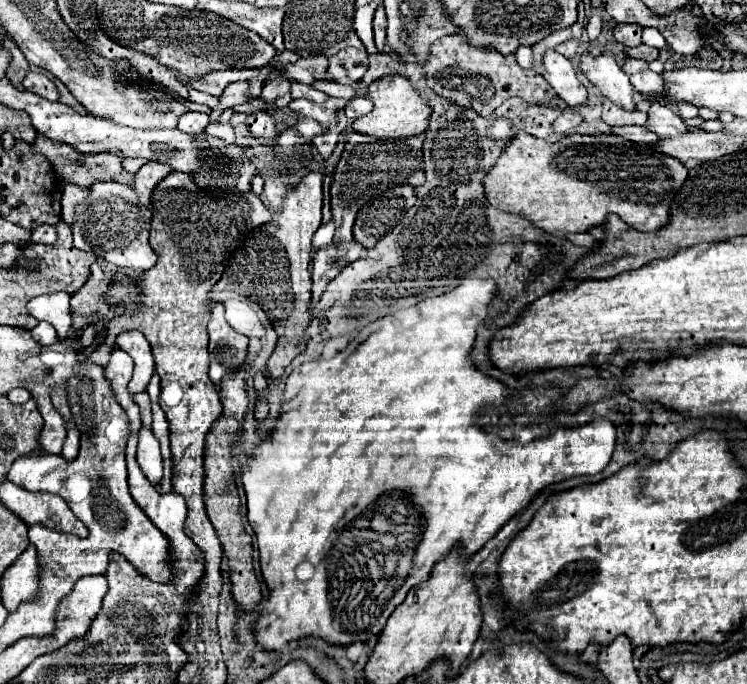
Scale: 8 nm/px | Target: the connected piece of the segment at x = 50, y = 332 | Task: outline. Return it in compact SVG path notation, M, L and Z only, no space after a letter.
M40 322L34 330L30 330L30 334L34 336L34 340L38 340L40 344L48 346L48 344L54 344L58 340L58 334L54 330L54 326L46 324L46 322Z

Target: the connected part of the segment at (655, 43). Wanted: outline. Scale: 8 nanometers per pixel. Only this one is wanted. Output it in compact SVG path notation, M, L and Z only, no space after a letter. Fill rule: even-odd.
M646 27L642 31L642 43L661 49L666 46L666 40L662 34L656 29Z

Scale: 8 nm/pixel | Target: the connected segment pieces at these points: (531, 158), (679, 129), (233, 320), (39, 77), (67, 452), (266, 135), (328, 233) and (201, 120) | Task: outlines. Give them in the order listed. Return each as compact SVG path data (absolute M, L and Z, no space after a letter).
M522 132L506 144L502 156L486 174L484 190L492 206L512 214L522 214L528 220L532 220L534 226L560 238L566 238L568 234L588 232L594 226L602 226L608 214L618 214L626 224L630 224L636 230L656 232L670 220L672 198L676 196L686 176L688 168L680 160L670 160L670 156L650 146L630 144L622 140L622 136L572 134L552 144Z
M652 102L650 106L650 118L646 122L646 128L656 132L658 136L662 138L668 138L668 136L682 136L688 130L686 122L670 108L670 106L664 106L660 102Z
M224 302L226 308L226 320L232 324L232 328L248 338L262 338L264 336L264 328L258 320L258 316L254 314L254 310L244 304L244 302Z
M28 72L26 78L24 78L24 88L28 92L34 92L46 100L58 100L58 90L54 86L54 82L50 78L46 78L44 74L36 74L36 72Z
M70 424L68 426L68 436L66 436L66 442L64 442L64 448L62 448L62 456L66 460L74 460L78 456L78 442L80 442L78 430Z
M256 112L250 118L246 118L246 124L252 132L252 136L266 140L266 144L276 144L276 122L266 112Z
M328 222L328 224L320 226L320 230L314 234L314 240L312 240L314 250L320 250L326 244L332 244L332 236L334 236L334 222Z
M186 112L178 120L178 128L188 134L204 132L206 124L208 124L208 114L202 114L202 112Z

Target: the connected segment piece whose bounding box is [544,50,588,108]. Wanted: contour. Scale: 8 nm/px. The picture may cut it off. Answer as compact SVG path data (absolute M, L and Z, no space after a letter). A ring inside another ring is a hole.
M548 50L544 54L544 78L568 106L576 108L588 102L588 92L578 80L574 64L566 56Z

